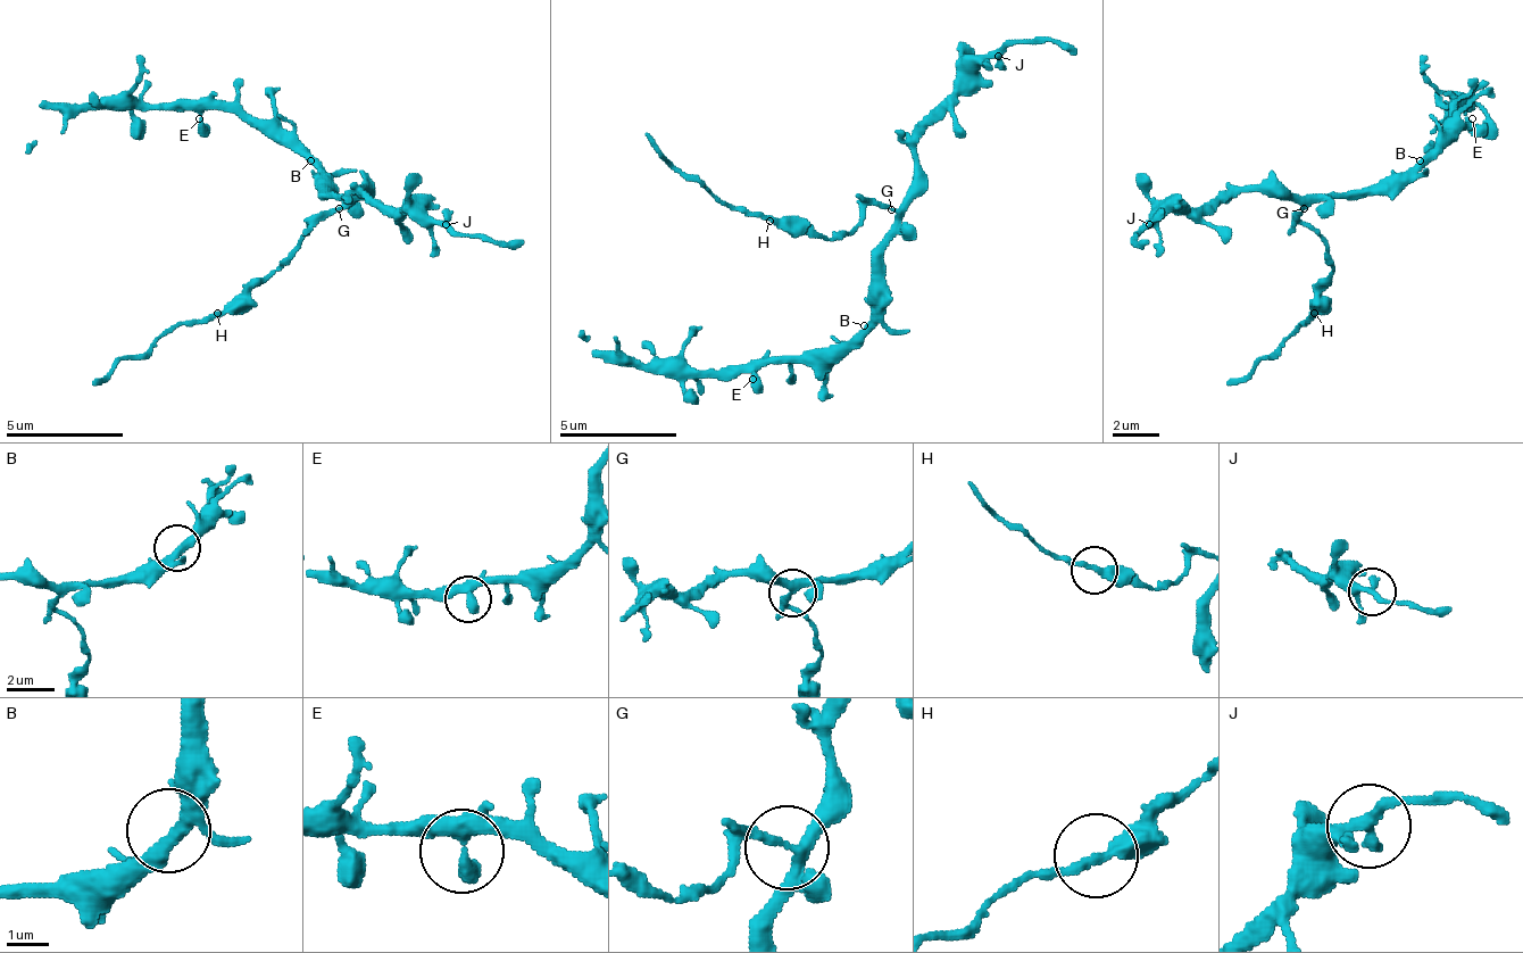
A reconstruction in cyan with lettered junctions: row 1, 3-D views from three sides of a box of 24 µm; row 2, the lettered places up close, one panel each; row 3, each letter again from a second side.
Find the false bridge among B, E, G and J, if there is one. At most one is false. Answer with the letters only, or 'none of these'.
G

